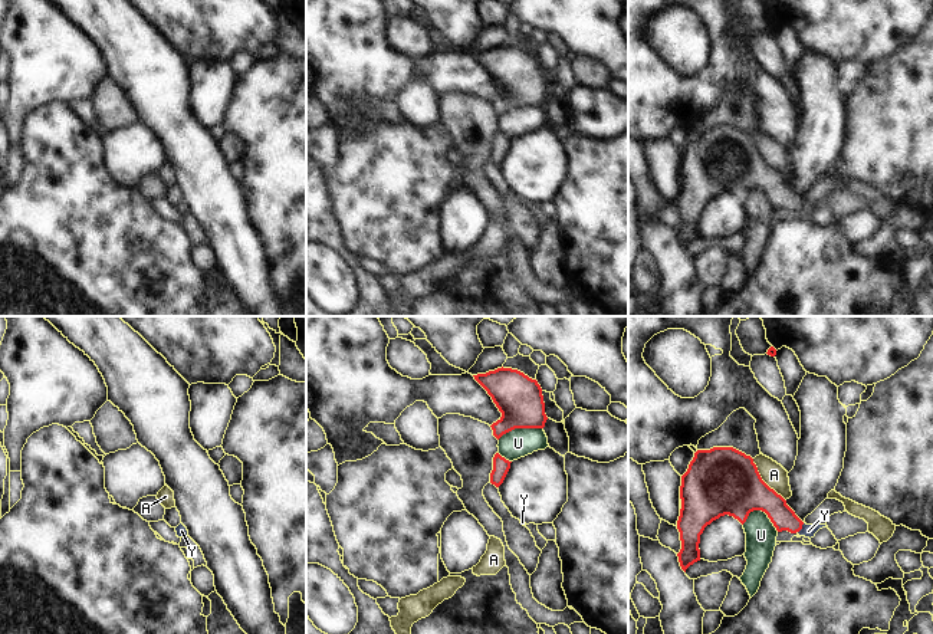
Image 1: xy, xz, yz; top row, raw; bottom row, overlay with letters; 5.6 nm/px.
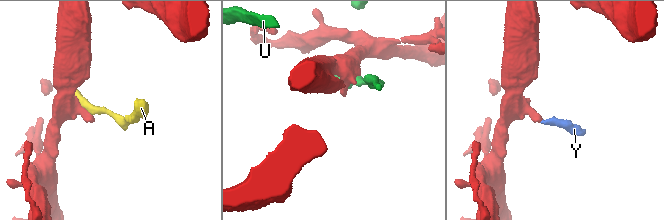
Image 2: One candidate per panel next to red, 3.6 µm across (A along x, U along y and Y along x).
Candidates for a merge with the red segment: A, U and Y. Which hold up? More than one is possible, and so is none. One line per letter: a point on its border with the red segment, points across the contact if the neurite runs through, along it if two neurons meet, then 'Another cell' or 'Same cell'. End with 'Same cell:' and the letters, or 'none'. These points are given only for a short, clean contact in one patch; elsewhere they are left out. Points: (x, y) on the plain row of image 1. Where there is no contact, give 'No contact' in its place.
A: Touches red at yz (762, 158). Another cell
U: Touches red at yz (761, 187). Another cell
Y: Touches red at yz (801, 206). Path across: yz (766, 177), (788, 199), (801, 206), (808, 209). Same cell
Same cell: Y.

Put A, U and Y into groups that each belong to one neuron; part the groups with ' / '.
A / U / Y

